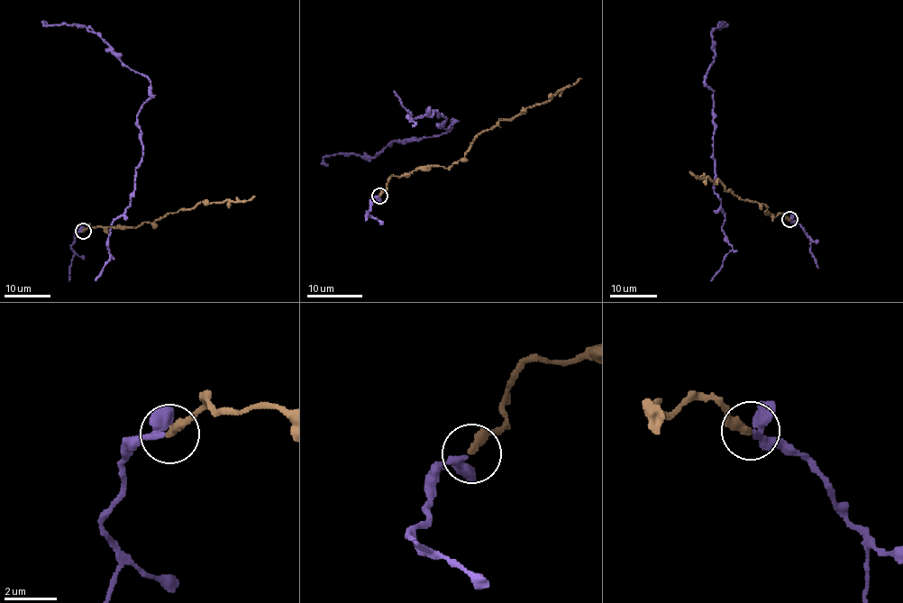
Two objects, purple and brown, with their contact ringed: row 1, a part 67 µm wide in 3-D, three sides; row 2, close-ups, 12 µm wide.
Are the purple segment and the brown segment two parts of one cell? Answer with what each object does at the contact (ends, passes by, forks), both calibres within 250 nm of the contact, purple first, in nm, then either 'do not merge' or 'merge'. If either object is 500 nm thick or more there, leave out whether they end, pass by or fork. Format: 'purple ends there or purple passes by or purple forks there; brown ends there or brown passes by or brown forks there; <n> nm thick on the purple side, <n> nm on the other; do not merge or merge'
purple passes by; brown ends there; 320 nm thick on the purple side, 340 nm on the other; merge

